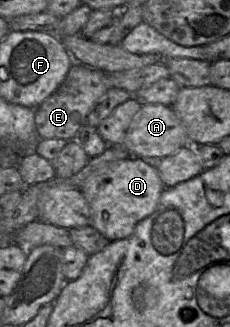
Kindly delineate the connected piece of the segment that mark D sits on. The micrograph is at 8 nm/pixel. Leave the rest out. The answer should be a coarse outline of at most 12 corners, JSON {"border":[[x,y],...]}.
{"border":[[129,157],[86,179],[91,226],[129,237],[165,186],[154,162]]}

